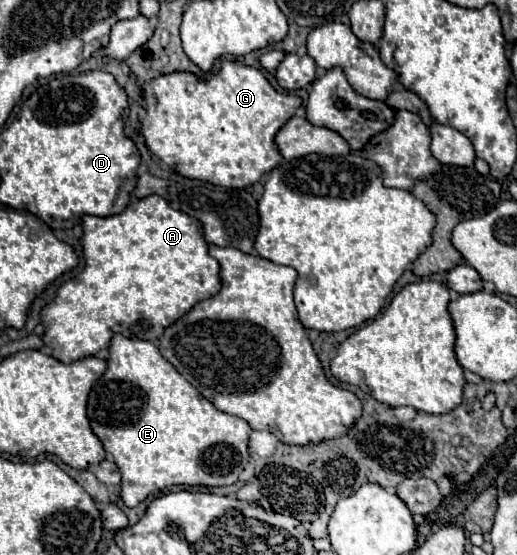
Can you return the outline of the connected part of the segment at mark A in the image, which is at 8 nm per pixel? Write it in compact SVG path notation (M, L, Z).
M158 195L132 201L122 213L112 217L84 215L82 229L84 269L74 281L62 283L56 289L54 299L40 311L44 325L42 341L52 349L52 357L60 363L74 363L82 357L94 355L100 349L106 349L114 333L122 333L130 339L156 341L170 323L180 319L198 301L220 291L220 265L208 255L206 241L200 233L200 223L194 217L174 211Z

